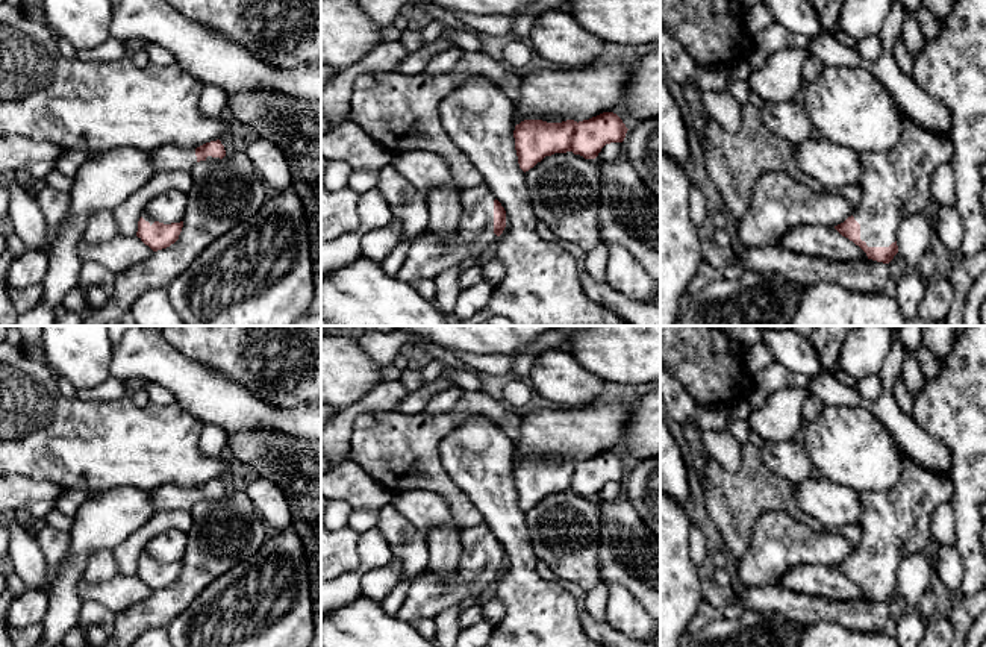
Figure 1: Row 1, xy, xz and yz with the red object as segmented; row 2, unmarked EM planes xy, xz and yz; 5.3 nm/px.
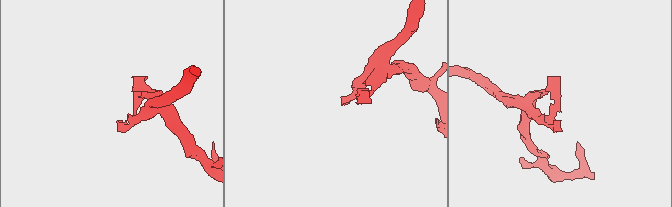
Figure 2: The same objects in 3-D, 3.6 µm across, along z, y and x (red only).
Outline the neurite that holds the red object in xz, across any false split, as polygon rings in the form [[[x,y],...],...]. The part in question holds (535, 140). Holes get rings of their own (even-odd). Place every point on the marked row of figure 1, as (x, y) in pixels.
[[[603,112],[579,123],[524,120],[513,130],[518,164],[526,173],[554,153],[573,152],[585,159],[595,159],[606,144],[622,142],[627,130],[613,112]]]

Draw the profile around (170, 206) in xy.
[[[170,189],[151,198],[144,211],[154,221],[164,224],[180,223],[186,212],[186,202],[186,194]]]

